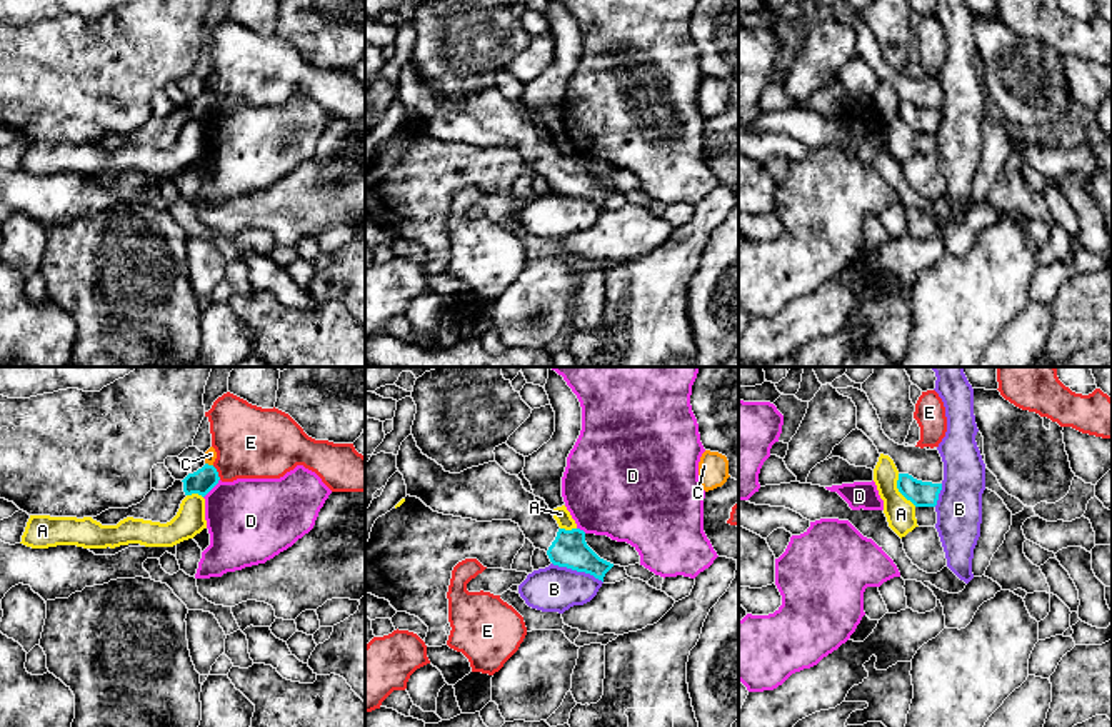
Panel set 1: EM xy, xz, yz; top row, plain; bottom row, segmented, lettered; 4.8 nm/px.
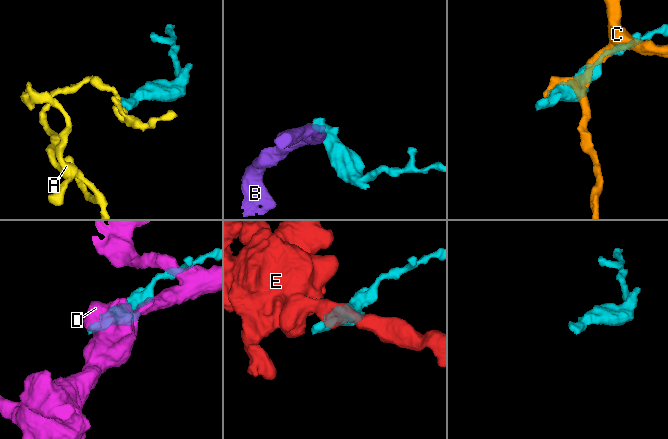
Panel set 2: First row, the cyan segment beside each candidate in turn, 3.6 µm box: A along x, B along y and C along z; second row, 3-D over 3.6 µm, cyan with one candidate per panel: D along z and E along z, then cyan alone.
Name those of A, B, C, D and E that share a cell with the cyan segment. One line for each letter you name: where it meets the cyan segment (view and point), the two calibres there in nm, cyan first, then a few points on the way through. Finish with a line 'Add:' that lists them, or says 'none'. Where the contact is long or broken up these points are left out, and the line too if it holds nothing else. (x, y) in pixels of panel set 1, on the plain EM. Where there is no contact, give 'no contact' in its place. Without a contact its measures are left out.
Add: none

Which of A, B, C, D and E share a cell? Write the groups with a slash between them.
A / B / C / D / E

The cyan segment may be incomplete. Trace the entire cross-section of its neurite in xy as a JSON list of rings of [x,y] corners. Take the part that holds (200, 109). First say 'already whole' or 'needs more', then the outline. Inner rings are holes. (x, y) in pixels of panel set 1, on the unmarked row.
needs more; [[[205,90],[197,98],[188,100],[183,107],[175,107],[167,117],[152,115],[137,132],[128,135],[108,135],[92,145],[102,152],[117,152],[127,143],[167,150],[177,142],[180,130],[187,122],[198,120],[205,123],[218,107],[217,95]]]

